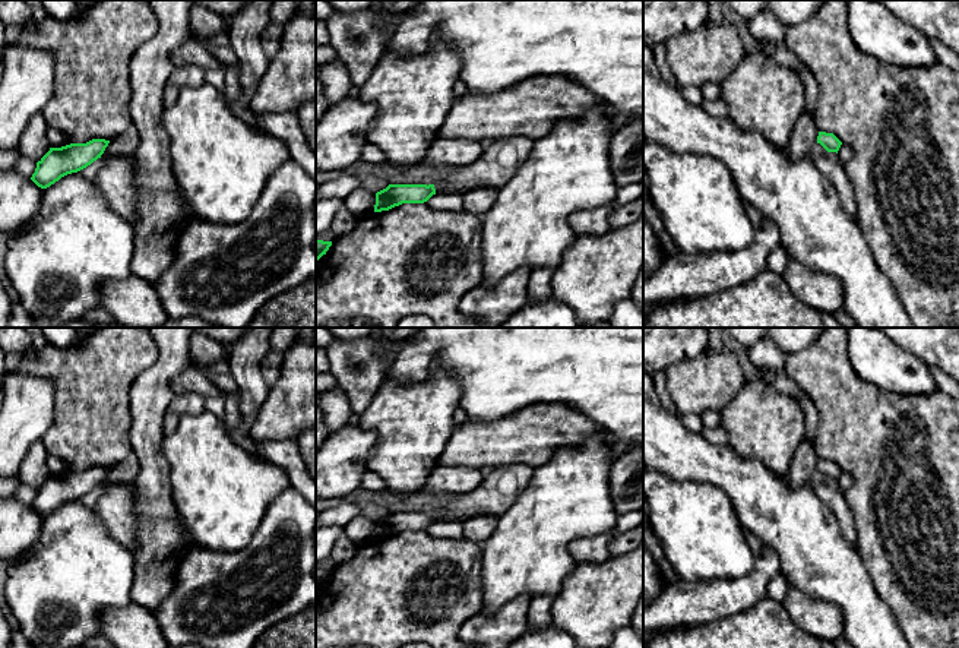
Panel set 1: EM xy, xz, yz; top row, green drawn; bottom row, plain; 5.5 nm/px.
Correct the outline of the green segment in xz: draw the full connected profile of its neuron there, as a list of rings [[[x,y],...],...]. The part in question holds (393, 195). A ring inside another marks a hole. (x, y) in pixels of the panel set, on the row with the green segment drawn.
[[[389,184],[376,193],[374,212],[389,211],[402,203],[424,203],[433,195],[434,184]]]

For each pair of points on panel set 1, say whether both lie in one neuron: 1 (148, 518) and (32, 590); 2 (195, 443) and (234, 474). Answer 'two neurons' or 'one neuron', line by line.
1: two neurons
2: one neuron

